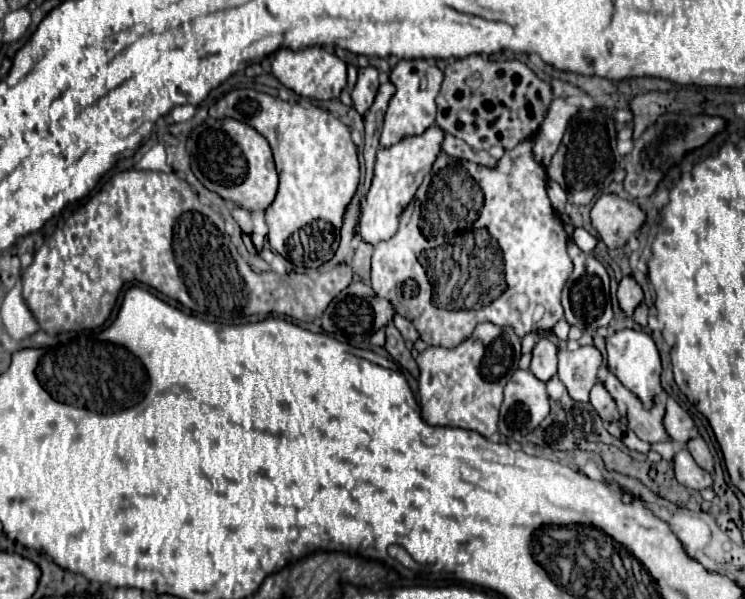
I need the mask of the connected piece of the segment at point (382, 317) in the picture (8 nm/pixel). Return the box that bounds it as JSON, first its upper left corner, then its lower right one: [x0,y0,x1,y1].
[323,282,393,346]

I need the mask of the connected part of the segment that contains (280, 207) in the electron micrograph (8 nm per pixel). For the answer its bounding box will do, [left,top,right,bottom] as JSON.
[209,88,359,268]

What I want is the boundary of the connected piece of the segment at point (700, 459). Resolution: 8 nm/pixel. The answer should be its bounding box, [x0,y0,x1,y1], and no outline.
[687,436,713,474]

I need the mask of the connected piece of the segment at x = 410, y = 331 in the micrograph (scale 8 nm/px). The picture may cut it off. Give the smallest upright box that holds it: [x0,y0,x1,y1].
[395,314,419,340]

